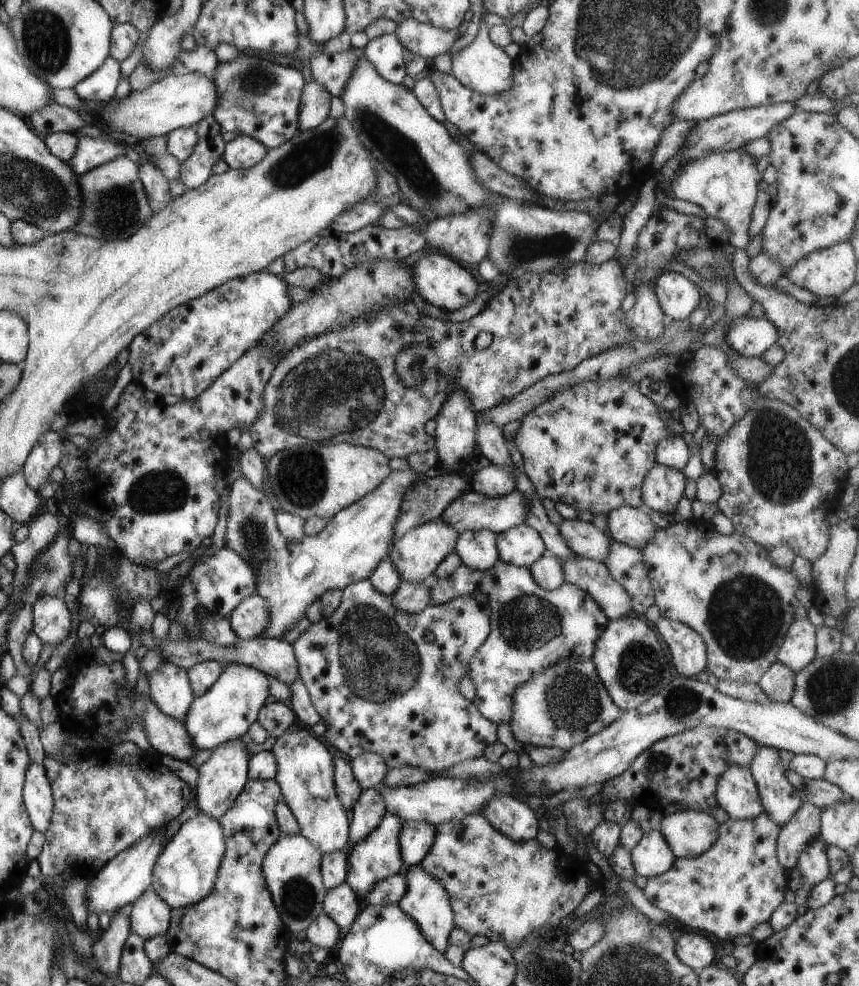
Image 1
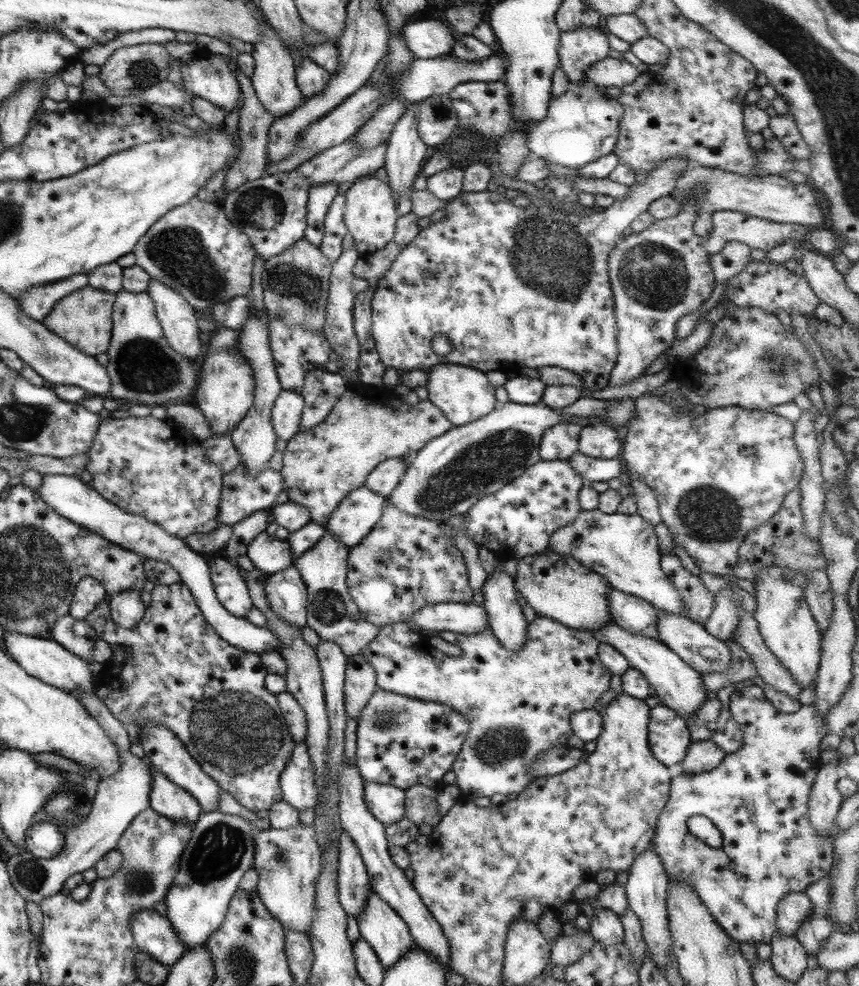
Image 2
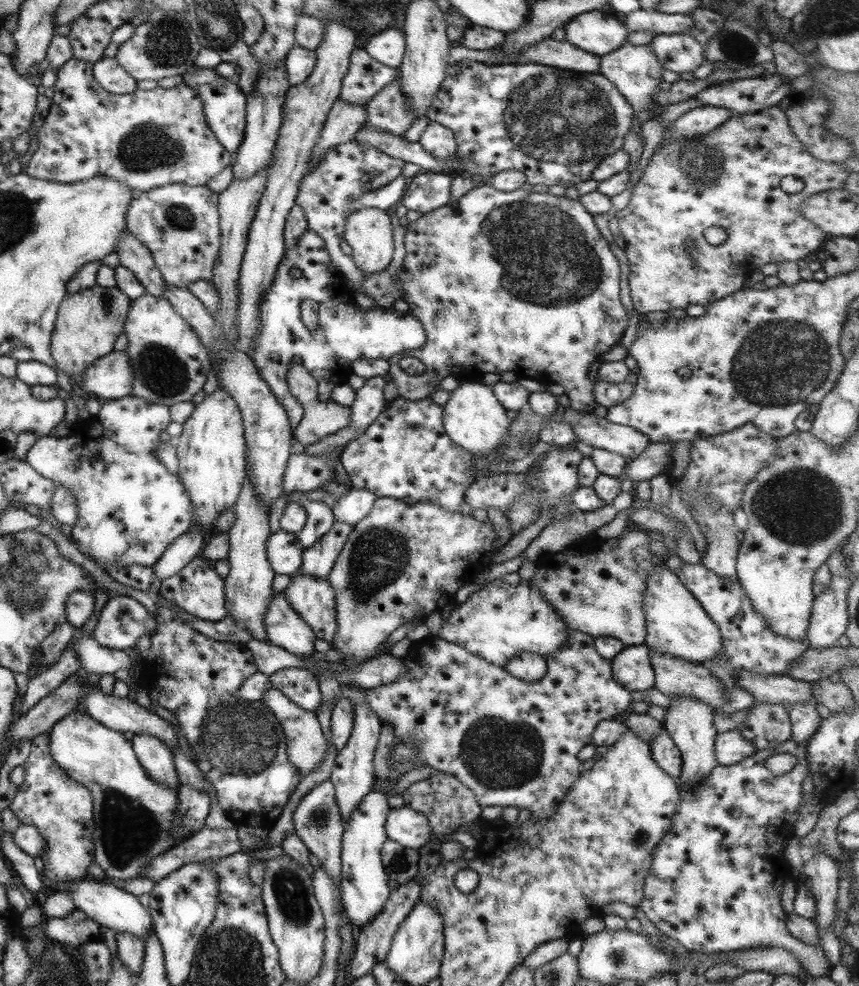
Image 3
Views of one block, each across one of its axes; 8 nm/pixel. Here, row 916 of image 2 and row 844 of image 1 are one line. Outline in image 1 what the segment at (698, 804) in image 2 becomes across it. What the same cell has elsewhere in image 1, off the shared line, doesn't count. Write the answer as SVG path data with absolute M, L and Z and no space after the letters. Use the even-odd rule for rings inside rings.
M765 811L760 812L756 817L750 819L727 819L725 823L720 824L718 826L718 834L716 835L716 839L711 843L711 846L703 851L701 854L698 854L694 857L675 857L673 864L660 875L648 878L646 880L645 887L642 889L642 893L645 898L659 908L659 910L663 910L663 912L667 912L668 916L671 917L672 921L679 921L681 924L685 924L685 926L689 926L689 928L697 928L697 930L701 930L701 932L707 932L707 934L713 934L713 936L717 936L719 940L733 940L735 937L739 937L741 935L749 934L751 928L753 926L757 926L760 922L767 921L771 916L771 913L783 902L783 894L786 891L786 882L785 874L783 874L784 868L778 863L776 859L776 838L779 834L779 827L771 822L771 819L767 816Z

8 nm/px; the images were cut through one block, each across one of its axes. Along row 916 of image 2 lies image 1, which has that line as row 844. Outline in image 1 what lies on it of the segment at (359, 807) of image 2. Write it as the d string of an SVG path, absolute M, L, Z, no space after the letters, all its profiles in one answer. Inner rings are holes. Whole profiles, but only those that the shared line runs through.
M403 821L399 831L400 857L404 866L419 865L434 841L435 825L423 821Z

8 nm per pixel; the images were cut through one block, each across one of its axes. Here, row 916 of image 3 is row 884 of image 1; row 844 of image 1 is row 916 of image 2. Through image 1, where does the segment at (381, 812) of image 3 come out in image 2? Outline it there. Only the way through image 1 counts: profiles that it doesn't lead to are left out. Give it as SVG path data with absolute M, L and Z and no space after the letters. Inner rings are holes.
M370 887L355 920L360 937L371 946L384 969L388 969L414 946L408 926Z

